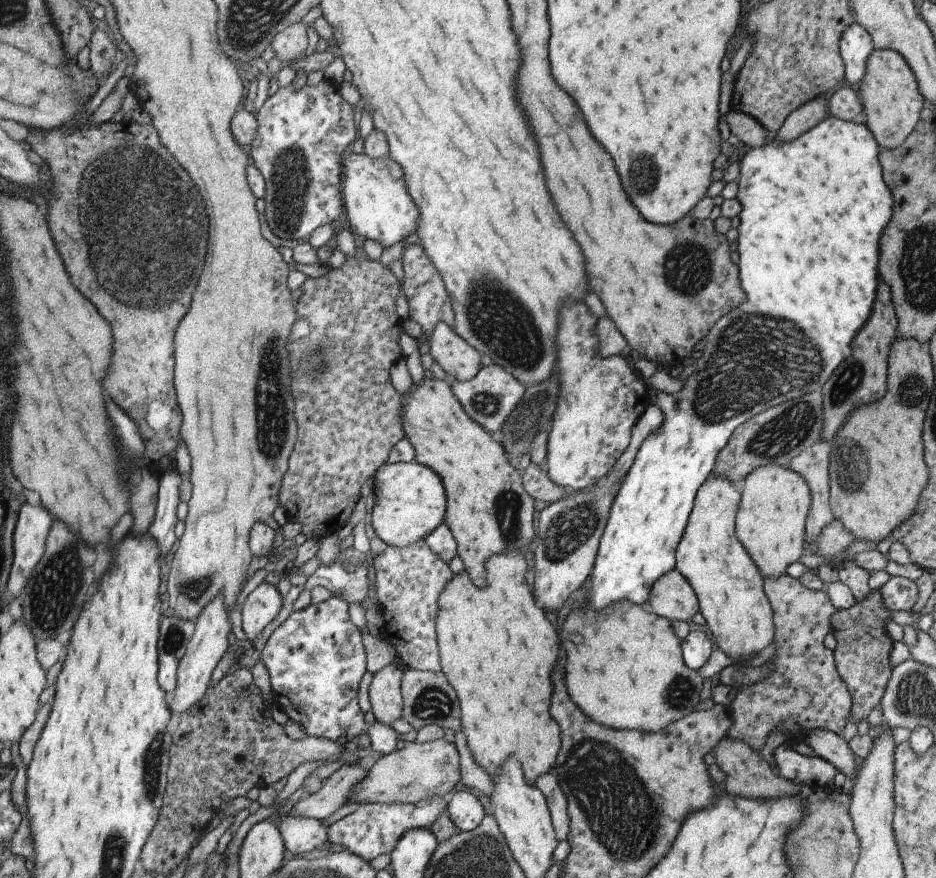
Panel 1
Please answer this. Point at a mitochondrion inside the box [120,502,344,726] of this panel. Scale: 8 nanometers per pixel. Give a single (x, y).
(175, 638)

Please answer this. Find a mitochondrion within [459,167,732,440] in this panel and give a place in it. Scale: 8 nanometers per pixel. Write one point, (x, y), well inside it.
(494, 314)

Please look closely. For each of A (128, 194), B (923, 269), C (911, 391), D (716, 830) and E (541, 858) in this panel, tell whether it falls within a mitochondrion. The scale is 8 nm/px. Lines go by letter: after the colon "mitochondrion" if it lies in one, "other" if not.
A: mitochondrion
B: mitochondrion
C: mitochondrion
D: other
E: other

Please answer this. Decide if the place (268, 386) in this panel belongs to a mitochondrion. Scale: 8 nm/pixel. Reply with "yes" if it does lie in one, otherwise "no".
yes

